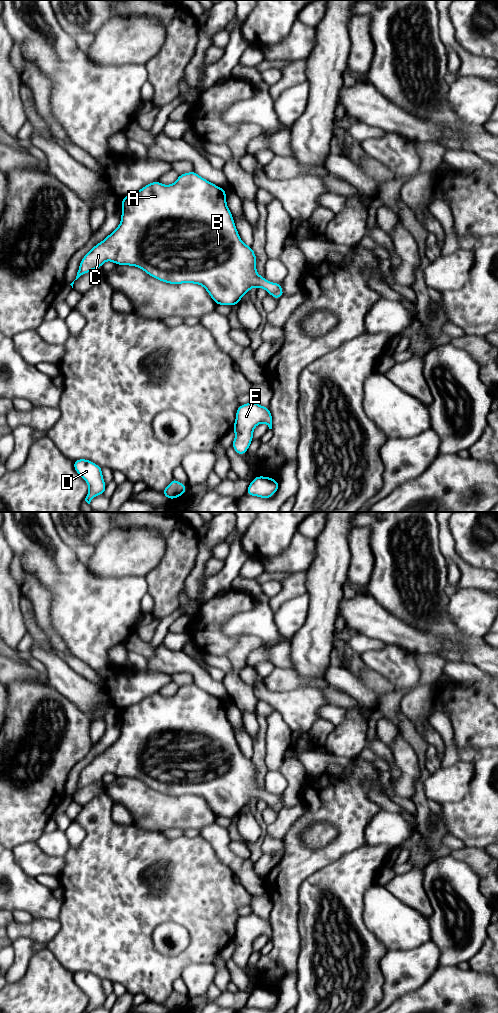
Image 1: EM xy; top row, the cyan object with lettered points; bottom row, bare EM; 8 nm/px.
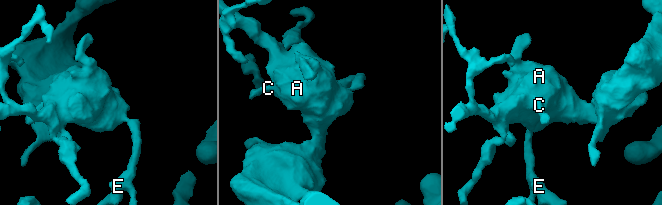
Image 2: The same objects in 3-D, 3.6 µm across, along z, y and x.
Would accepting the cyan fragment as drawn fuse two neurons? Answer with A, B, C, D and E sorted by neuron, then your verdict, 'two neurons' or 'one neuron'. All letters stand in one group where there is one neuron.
groups A B C D E; one neuron

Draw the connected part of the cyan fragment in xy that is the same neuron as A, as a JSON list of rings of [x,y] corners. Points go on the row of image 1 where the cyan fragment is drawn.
[[[192,171],[180,174],[171,185],[163,185],[157,180],[123,197],[119,226],[82,258],[75,280],[101,268],[105,261],[112,261],[116,265],[136,266],[153,278],[169,284],[199,284],[217,305],[236,306],[252,287],[264,288],[275,300],[284,296],[280,283],[266,281],[265,277],[258,275],[256,255],[252,247],[241,240],[225,194],[226,190]]]

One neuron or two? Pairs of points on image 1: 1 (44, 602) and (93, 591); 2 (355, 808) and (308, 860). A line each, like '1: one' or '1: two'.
1: two
2: one

